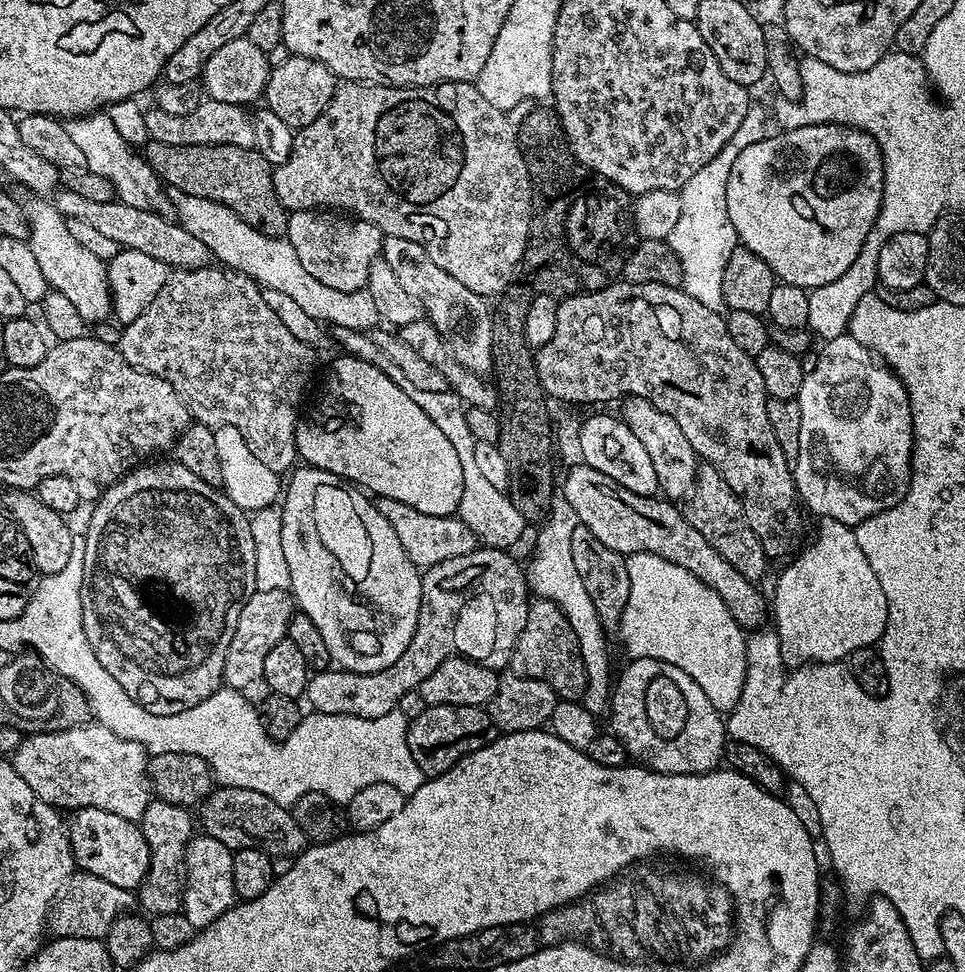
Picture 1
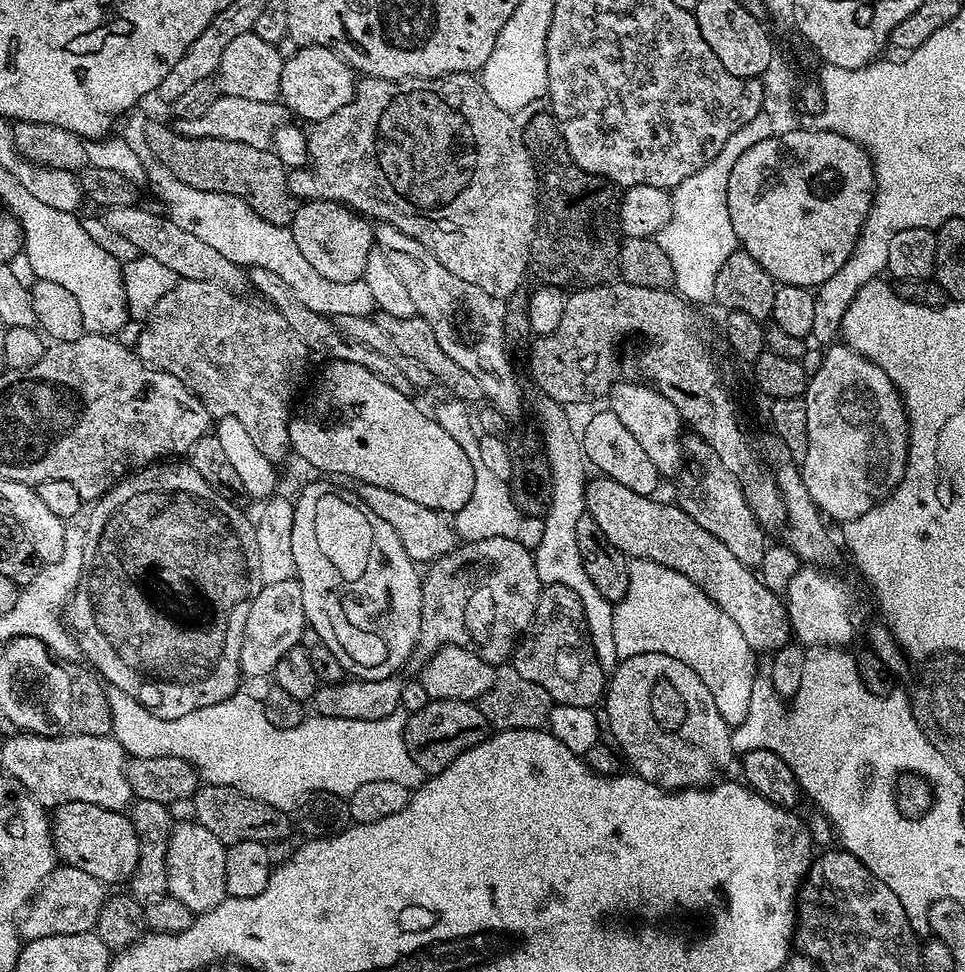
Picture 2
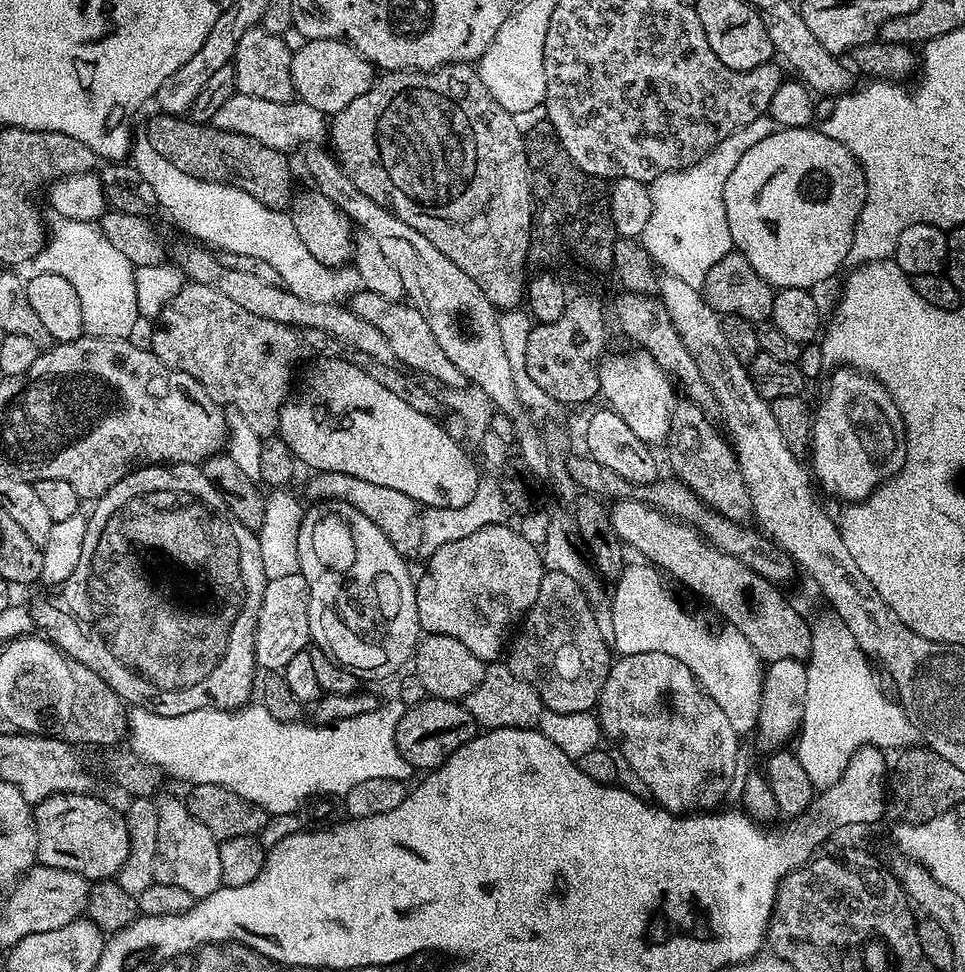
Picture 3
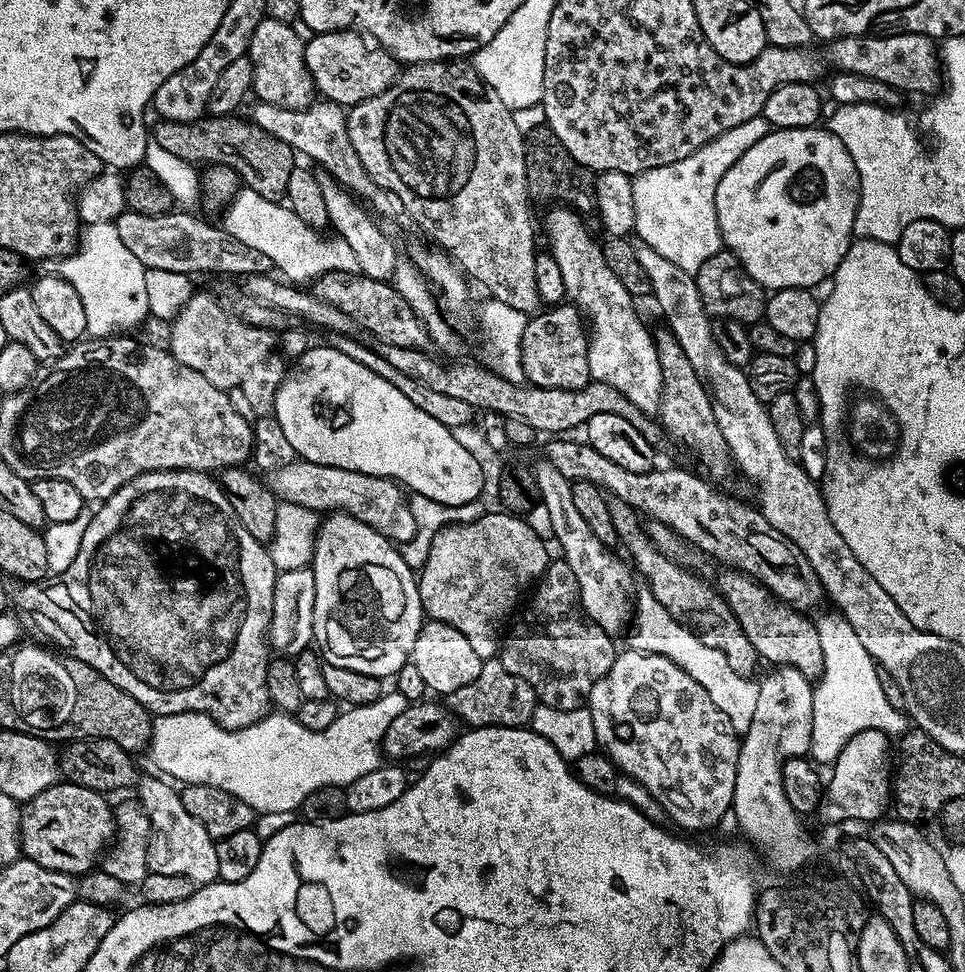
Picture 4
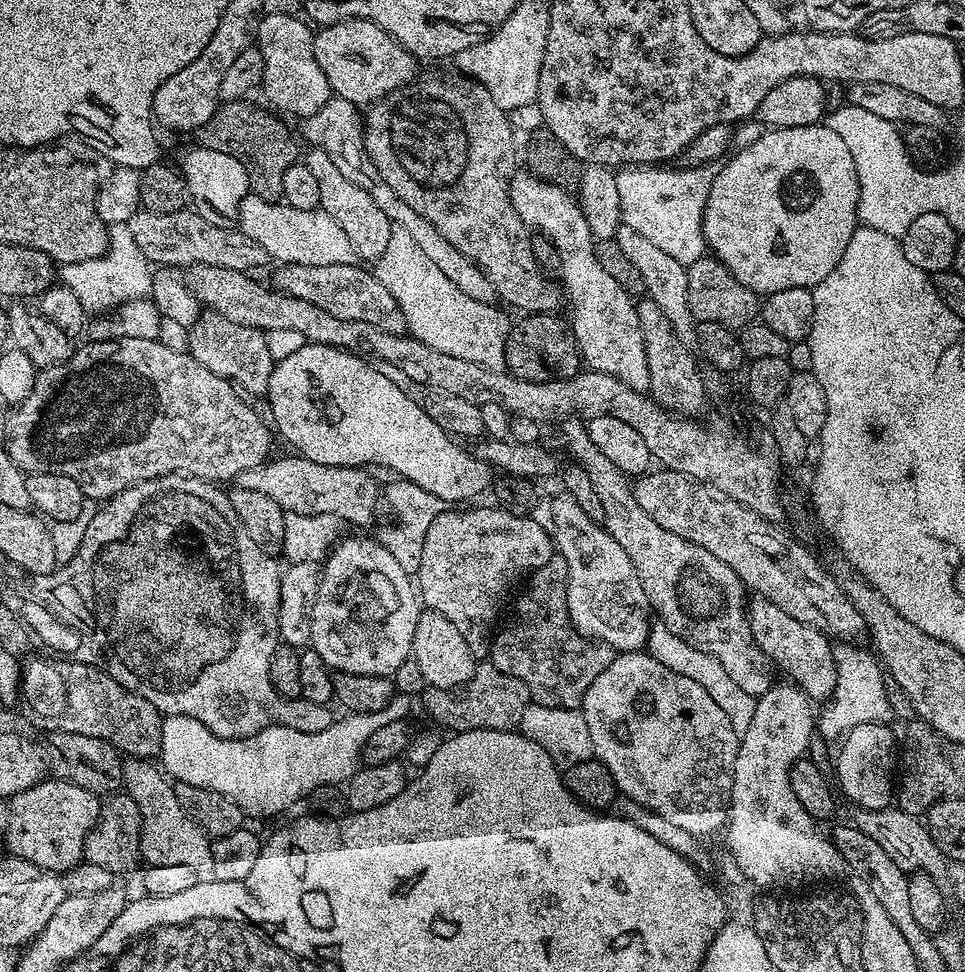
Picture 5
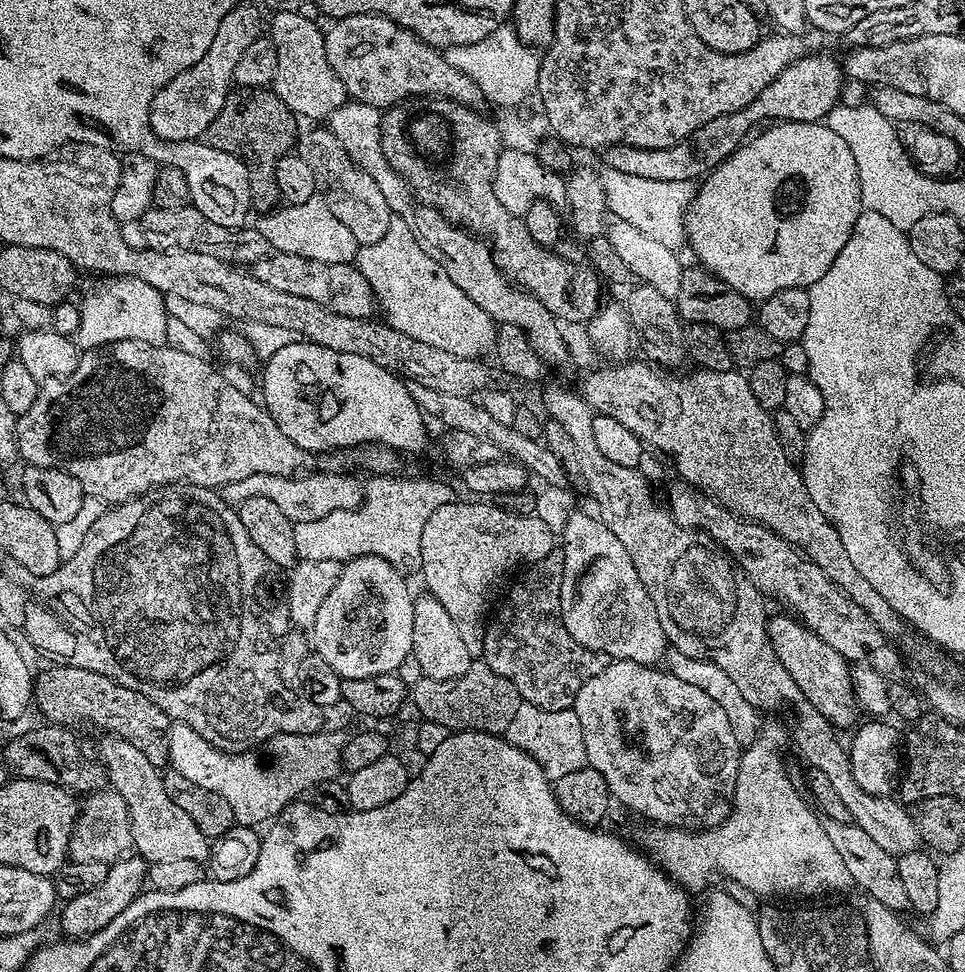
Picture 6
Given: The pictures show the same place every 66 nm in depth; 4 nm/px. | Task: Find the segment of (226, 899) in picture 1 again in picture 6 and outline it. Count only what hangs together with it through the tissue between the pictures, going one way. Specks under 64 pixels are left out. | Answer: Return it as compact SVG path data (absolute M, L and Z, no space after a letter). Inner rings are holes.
M104 734L100 736L98 759L103 764L111 791L122 794L132 819L132 848L148 864L154 862L194 858L204 862L208 859L210 840L194 826L194 818L170 802L166 794L164 778L159 767L151 764L137 749L122 737Z

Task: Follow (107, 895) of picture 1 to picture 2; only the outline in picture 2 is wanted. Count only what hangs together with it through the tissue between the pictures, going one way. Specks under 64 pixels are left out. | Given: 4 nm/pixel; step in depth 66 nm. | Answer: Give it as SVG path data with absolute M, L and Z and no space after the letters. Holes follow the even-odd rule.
M57 866L49 876L44 879L44 884L36 892L30 901L30 907L23 913L18 924L18 932L25 941L38 938L50 938L51 936L77 936L83 932L91 932L98 922L98 914L102 910L106 899L106 886L98 882L91 874L83 870L67 866Z

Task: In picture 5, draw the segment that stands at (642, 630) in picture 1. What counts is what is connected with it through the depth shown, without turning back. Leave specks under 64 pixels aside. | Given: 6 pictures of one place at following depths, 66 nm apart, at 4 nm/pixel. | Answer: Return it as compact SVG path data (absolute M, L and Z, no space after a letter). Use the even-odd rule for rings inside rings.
M659 622L649 627L646 651L658 662L662 662L662 666L670 666L674 674L686 674L686 678L694 678L694 682L698 682L698 686L702 686L702 690L706 690L706 694L710 694L710 698L714 698L714 702L722 706L726 718L730 718L730 726L734 726L738 734L743 734L748 729L750 718L754 718L757 697L746 694L746 690L742 690L742 686L738 686L738 682L734 682L734 678L726 674L718 658L707 656L705 652L699 652L694 646L682 642L678 634L674 634L667 626Z

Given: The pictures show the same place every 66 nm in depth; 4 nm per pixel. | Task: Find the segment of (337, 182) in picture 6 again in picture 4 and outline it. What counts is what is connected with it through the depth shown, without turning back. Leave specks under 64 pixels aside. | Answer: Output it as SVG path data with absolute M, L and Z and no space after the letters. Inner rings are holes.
M317 171L316 177L318 186L322 186L322 198L326 201L328 223L334 229L335 235L342 237L346 246L354 250L354 258L358 258L360 267L359 275L369 276L375 280L391 281L396 274L398 257L396 257L396 248L392 245L391 238L376 225L377 217L367 207L362 206L361 201L347 188L337 183L328 172Z

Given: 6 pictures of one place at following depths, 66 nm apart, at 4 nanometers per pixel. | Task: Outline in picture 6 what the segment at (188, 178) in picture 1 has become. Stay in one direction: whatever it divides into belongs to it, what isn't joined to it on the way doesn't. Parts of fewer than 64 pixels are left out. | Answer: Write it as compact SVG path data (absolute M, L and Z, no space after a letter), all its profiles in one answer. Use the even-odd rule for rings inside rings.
M237 87L228 93L222 110L218 110L214 122L210 122L204 131L203 139L208 140L209 149L234 154L234 158L248 167L250 198L252 208L258 210L257 213L271 213L281 203L276 167L281 158L295 149L298 139L296 123L296 113L291 112L286 102L282 102L282 98L278 98L275 92L268 88Z

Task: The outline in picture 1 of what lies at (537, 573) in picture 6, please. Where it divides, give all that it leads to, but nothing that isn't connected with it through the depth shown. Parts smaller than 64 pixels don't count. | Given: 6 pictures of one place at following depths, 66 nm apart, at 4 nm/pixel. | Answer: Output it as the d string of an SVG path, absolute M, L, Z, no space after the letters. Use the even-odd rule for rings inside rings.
M536 598L529 603L526 626L522 626L522 634L514 646L510 668L518 676L546 682L560 700L579 701L583 697L588 678L582 650L566 614L554 601Z

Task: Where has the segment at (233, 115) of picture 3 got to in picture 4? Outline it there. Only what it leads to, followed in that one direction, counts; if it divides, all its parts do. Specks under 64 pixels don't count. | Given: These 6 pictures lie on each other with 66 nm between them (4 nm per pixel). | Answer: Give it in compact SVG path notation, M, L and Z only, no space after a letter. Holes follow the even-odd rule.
M323 98L317 99L307 108L298 110L286 110L273 104L259 102L253 103L253 105L250 119L253 124L266 130L266 134L286 142L286 146L290 146L292 151L301 157L309 156L314 163L320 164L316 166L332 175L337 183L354 193L361 201L371 205L377 213L385 212L388 216L401 215L402 209L399 202L396 201L396 197L378 186L364 173L362 162L358 162L358 154L354 154L354 146L350 146L348 118L341 105Z

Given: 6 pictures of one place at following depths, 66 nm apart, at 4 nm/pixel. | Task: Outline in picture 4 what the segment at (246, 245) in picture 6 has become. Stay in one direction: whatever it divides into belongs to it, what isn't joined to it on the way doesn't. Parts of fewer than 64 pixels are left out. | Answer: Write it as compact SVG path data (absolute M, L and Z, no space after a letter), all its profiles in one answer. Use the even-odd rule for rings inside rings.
M126 210L122 215L116 217L114 223L118 230L118 238L122 238L130 249L130 254L142 262L145 270L166 270L167 272L177 272L192 276L196 272L221 272L224 276L263 276L273 271L270 258L258 250L253 250L250 246L243 245L236 238L225 232L223 227L207 224L204 220L199 220L196 216L191 216L188 210L173 210L161 216L151 216L150 214L138 214L131 210Z

